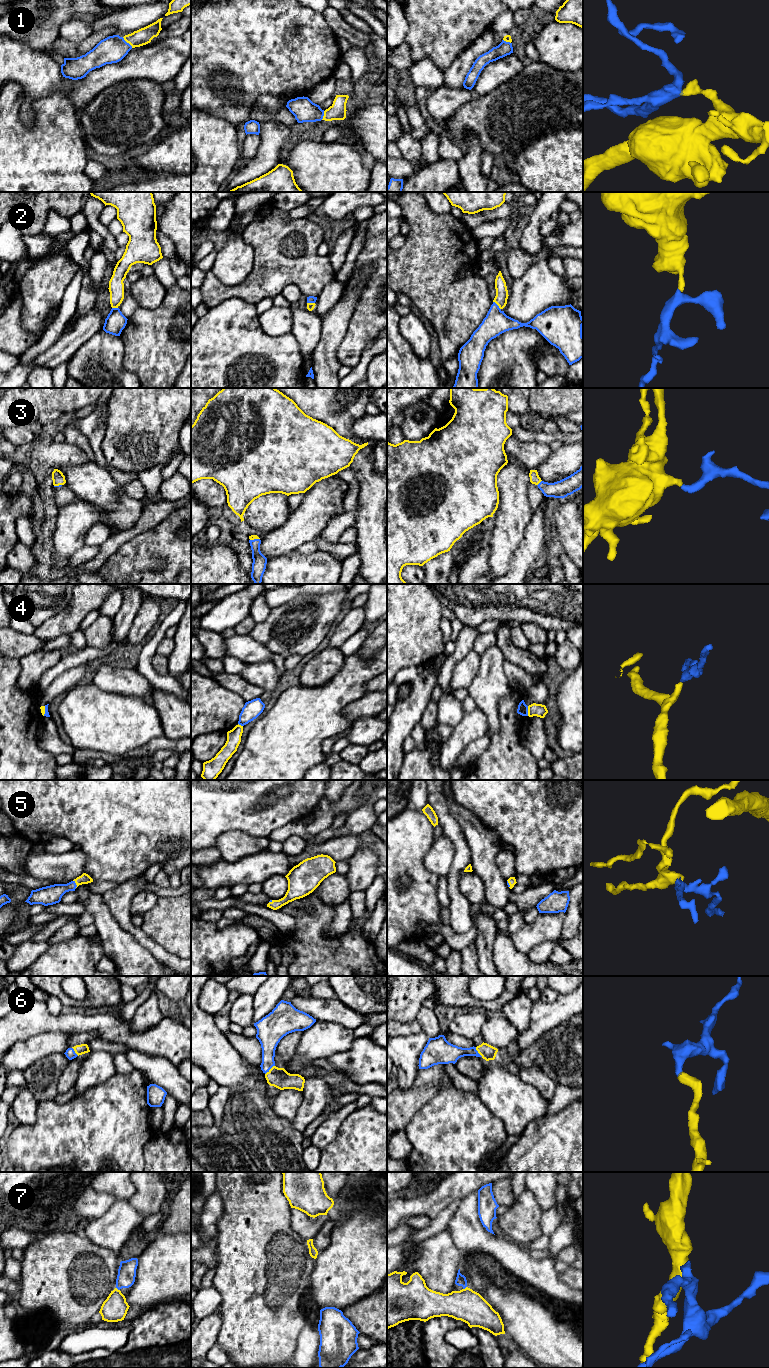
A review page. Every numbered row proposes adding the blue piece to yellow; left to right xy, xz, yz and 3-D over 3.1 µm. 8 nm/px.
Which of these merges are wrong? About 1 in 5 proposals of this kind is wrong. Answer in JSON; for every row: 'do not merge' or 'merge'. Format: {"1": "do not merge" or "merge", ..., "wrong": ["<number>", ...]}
{"1": "merge", "2": "merge", "3": "merge", "4": "do not merge", "5": "merge", "6": "merge", "7": "merge", "wrong": ["4"]}

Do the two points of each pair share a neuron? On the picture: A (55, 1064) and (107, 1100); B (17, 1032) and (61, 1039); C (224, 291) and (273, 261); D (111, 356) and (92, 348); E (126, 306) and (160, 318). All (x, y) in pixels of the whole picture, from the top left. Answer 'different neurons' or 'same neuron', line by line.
A: different neurons
B: different neurons
C: same neuron
D: same neuron
E: different neurons

